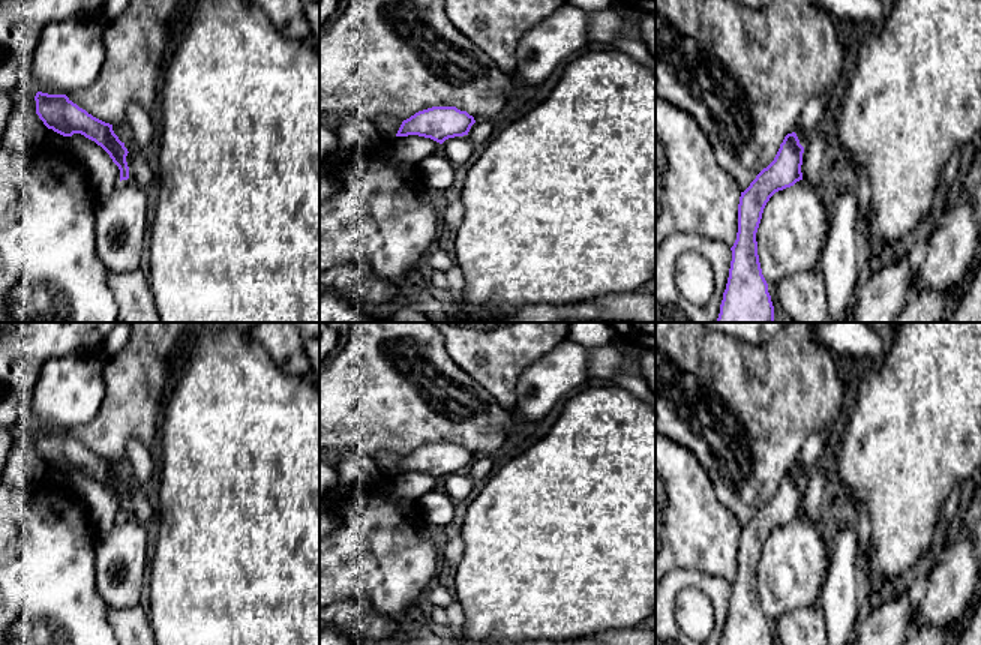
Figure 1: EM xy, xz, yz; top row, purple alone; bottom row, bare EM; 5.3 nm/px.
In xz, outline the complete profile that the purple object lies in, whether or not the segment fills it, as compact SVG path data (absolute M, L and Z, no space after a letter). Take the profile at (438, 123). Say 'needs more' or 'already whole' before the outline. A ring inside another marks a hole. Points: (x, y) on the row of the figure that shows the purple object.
already whole | M432 106L404 120L396 136L418 135L442 144L448 138L468 135L474 117L456 106Z

